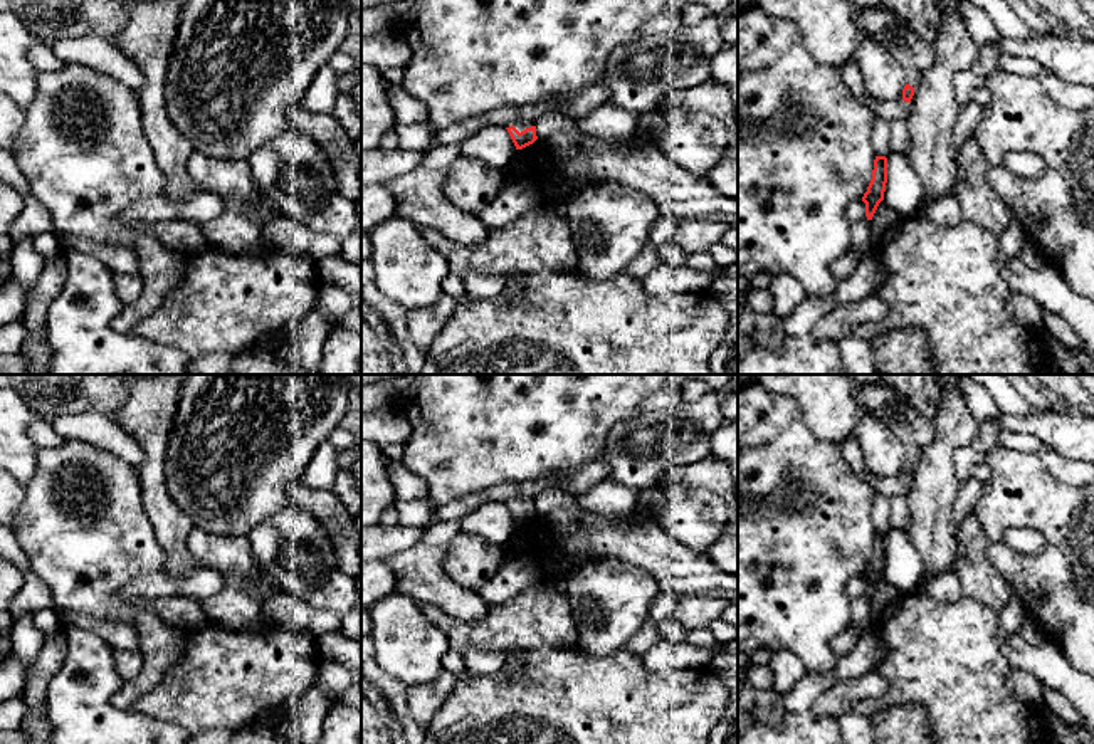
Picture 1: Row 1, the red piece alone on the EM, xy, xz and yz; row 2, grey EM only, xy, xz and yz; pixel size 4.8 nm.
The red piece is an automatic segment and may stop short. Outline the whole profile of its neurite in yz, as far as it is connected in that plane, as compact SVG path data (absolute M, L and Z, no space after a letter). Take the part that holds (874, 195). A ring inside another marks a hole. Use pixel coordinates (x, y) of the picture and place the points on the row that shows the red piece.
M876 156L872 180L862 196L862 202L865 203L865 217L860 222L850 223L850 250L857 254L859 260L874 249L870 220L879 203L884 200L886 183L887 158Z

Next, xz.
M516 119L506 126L516 149L523 149L529 144L533 144L536 136L536 126L533 121L528 119Z

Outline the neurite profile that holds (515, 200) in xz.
M523 183L506 186L496 200L476 217L491 230L502 228L531 210L544 208L543 196Z

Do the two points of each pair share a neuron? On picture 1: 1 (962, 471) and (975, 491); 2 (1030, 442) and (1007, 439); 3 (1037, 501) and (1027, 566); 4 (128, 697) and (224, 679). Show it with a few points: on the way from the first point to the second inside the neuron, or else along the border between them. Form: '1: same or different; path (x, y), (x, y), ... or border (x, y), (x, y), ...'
1: different; border (970, 476), (960, 487)
2: same; path (1025, 442), (1012, 439)
3: same; path (1052, 519), (1052, 548), (1046, 555)
4: different; border (173, 667), (131, 709)

